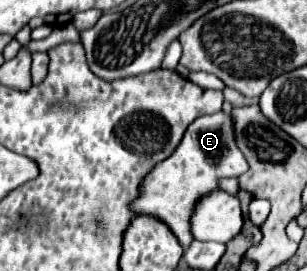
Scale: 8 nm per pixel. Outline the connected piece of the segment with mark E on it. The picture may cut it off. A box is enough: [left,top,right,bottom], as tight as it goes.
[133,110,249,248]

